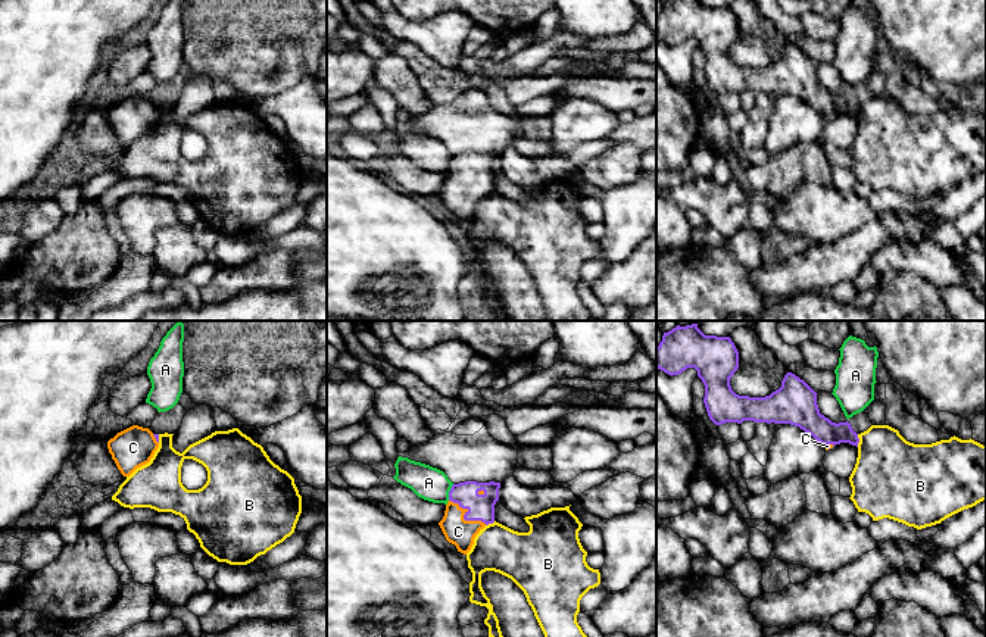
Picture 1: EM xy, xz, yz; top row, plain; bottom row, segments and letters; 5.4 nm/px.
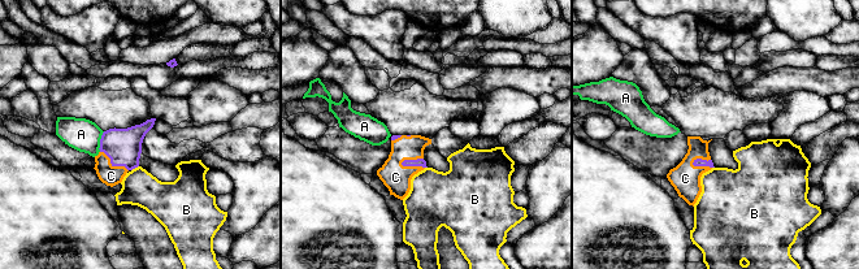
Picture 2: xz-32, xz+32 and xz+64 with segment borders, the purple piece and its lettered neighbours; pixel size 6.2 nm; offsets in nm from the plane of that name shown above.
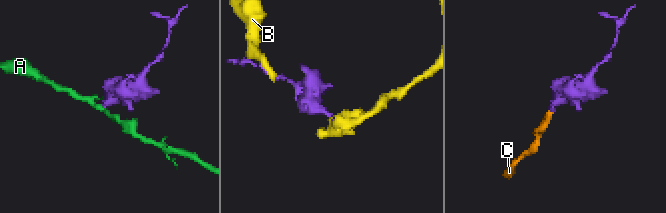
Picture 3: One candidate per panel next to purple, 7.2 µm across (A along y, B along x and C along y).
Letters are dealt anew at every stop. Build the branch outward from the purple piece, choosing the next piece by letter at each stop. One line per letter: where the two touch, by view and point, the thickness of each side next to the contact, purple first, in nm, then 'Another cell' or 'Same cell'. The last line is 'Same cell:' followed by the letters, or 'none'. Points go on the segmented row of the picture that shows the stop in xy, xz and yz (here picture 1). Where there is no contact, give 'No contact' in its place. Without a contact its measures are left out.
A: Touches purple at xz (449, 492). Thickness 140 nm (purple) against 180 nm. Another cell
B: Touches purple at yz (858, 440). Thickness 140 nm (purple) against 400 nm. Another cell
C: Touches purple at xz (464, 518). Thickness 140 nm (purple) against 150 nm. Same cell
Same cell: C

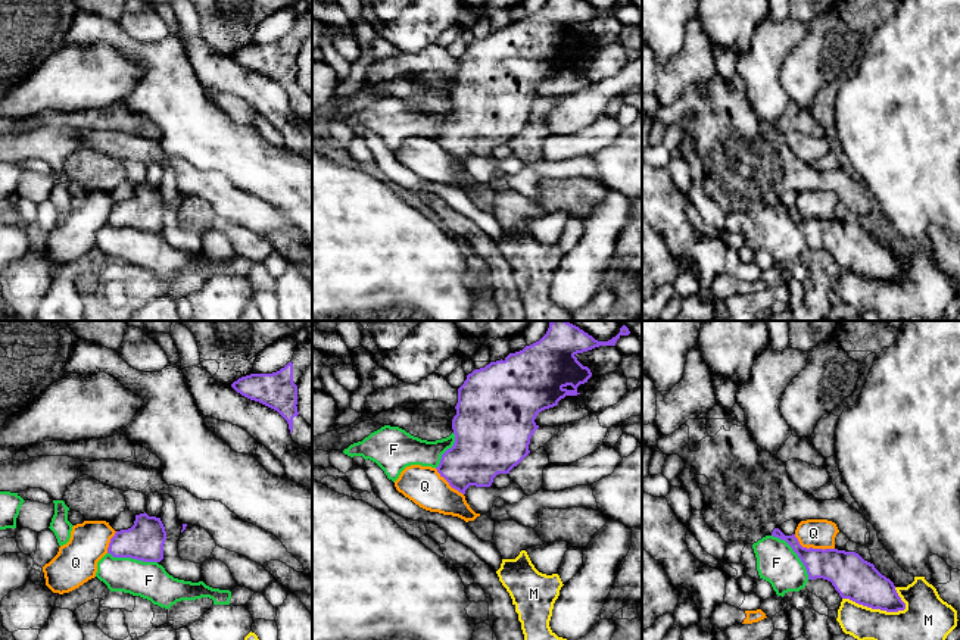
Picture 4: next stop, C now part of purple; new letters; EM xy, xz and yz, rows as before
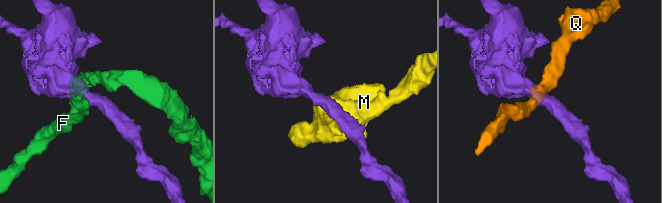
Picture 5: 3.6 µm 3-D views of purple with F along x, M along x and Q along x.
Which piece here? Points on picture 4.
F: Touches purple at yz (795, 552). Thickness 190 nm (purple) against 220 nm. Another cell
M: Touches purple at yz (875, 608). Thickness 240 nm (purple) against 200 nm. Another cell
Q: Touches purple at yz (812, 548). Thickness 220 nm (purple) against 160 nm. Another cell
Same cell: none

